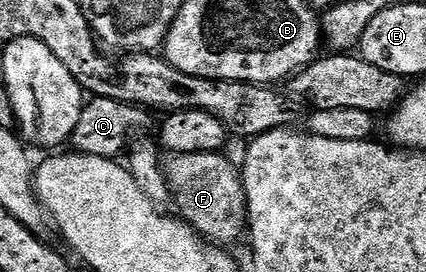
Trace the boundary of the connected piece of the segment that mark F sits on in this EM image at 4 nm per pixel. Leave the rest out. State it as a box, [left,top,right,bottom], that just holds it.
[165,152,248,247]

